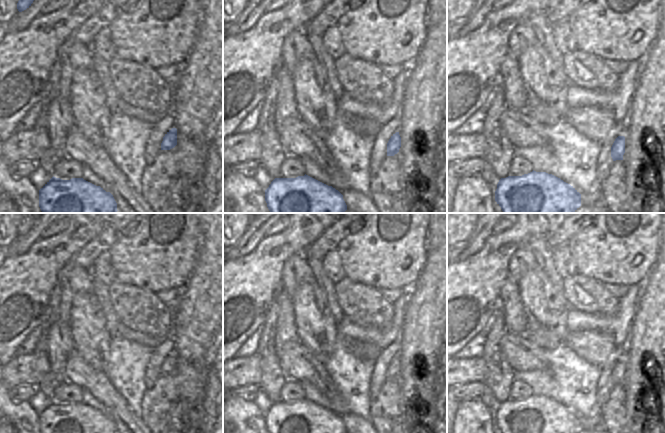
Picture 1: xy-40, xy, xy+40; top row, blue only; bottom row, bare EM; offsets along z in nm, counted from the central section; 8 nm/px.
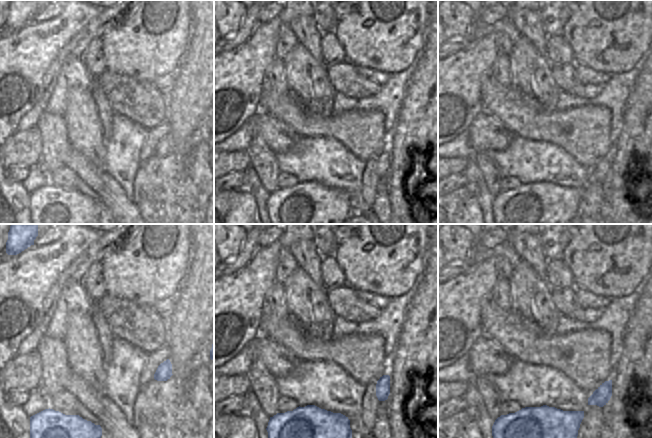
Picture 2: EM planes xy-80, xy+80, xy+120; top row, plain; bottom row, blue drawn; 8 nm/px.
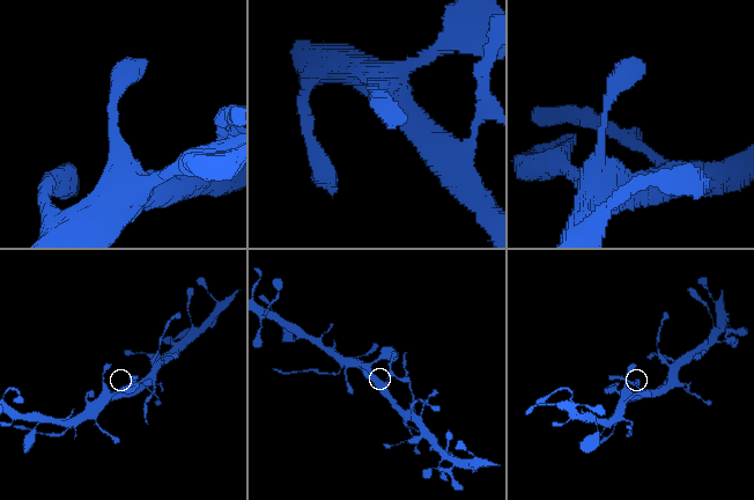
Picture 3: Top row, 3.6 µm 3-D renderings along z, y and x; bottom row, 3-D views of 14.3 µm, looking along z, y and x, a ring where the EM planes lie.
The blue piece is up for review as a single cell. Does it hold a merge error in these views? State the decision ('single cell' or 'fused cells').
single cell

